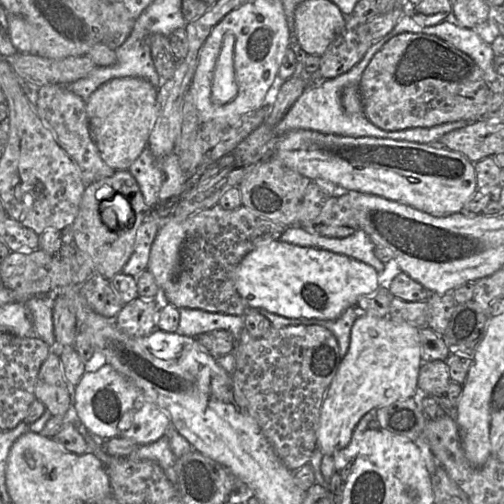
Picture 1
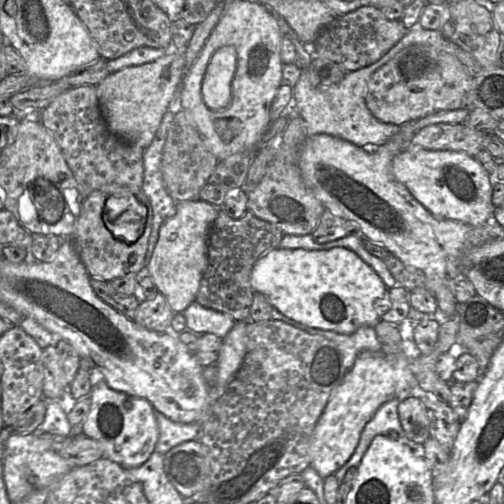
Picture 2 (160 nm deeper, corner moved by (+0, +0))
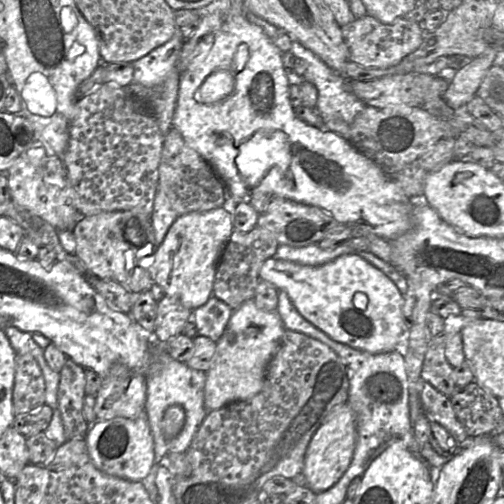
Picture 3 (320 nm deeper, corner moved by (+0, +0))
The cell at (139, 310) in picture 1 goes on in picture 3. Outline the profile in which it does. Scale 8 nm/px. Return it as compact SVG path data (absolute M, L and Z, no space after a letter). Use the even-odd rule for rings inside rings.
M165 295L157 302L157 315L153 332L162 341L181 334L192 310L185 307L177 297Z

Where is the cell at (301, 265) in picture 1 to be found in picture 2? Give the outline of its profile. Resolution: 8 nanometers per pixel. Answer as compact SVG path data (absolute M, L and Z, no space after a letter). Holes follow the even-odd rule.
M343 247L328 250L271 249L255 262L250 283L255 292L264 294L270 304L286 317L314 328L342 334L351 334L361 326L375 327L381 318L374 309L374 302L388 290L372 267L354 251Z

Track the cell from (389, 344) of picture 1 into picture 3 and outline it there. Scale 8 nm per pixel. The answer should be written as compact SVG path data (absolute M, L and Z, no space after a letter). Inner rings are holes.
M348 403L332 410L311 437L304 456L302 474L316 494L331 488L344 474L352 460L357 442L355 415Z

